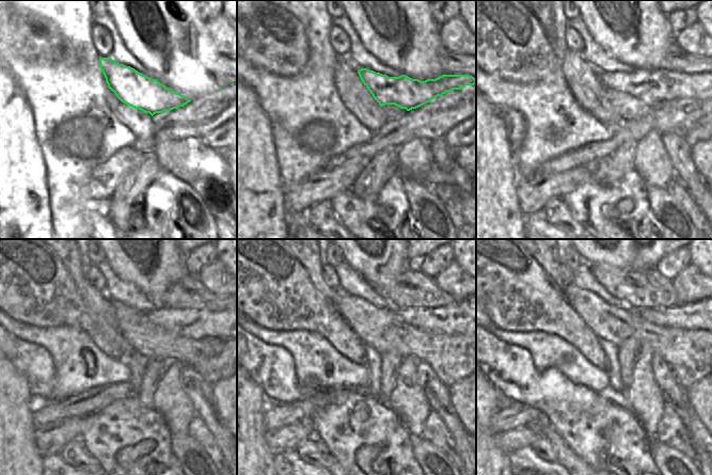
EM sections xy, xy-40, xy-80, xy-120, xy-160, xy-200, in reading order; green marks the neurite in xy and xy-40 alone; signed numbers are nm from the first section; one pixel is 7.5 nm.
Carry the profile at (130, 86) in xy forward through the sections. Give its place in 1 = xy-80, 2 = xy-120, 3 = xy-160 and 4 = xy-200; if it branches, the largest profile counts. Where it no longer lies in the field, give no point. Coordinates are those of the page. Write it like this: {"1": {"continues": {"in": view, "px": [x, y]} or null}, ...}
{"1": {"continues": {"in": "xy-80", "px": [653, 88]}}, "2": {"continues": {"in": "xy-120", "px": [195, 323]}}, "3": {"continues": {"in": "xy-160", "px": [449, 319]}}, "4": {"continues": {"in": "xy-200", "px": [692, 316]}}}

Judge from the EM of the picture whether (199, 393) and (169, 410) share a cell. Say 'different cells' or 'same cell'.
different cells

